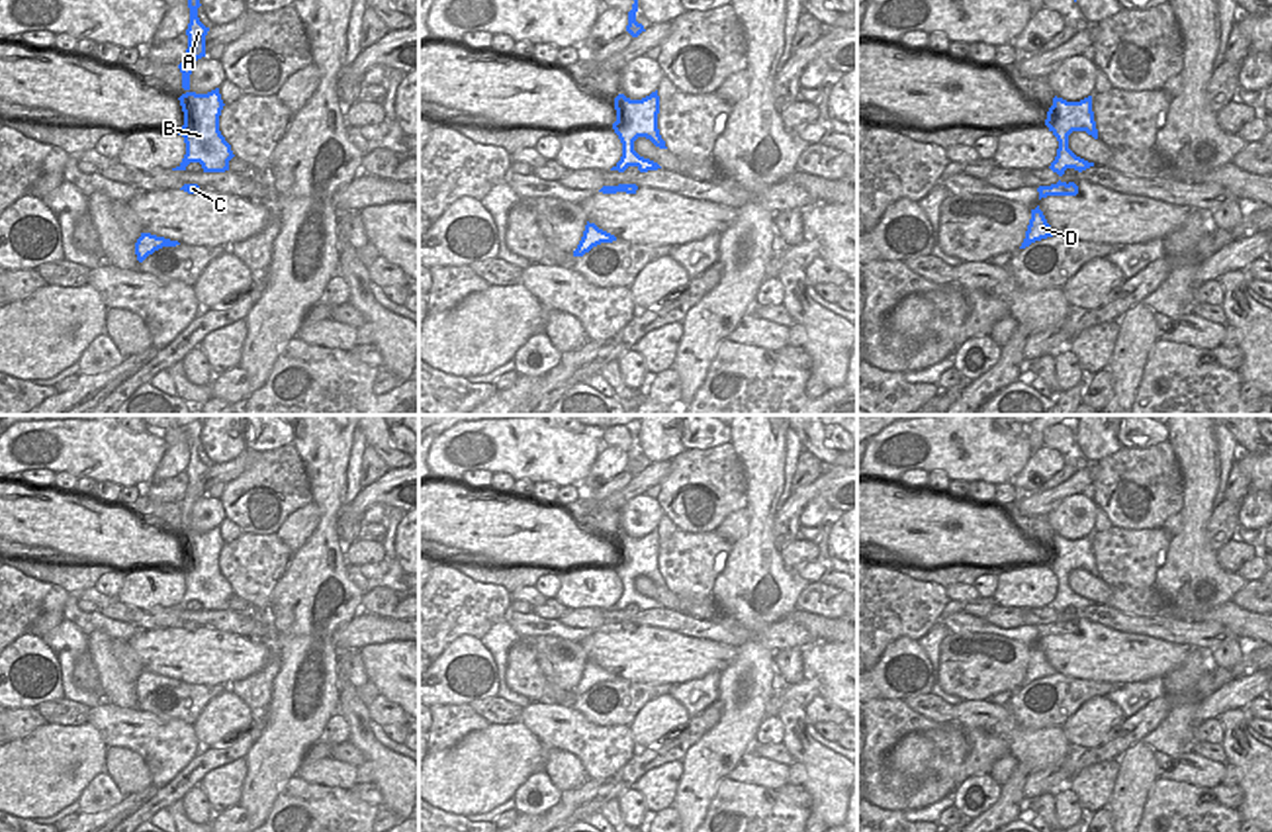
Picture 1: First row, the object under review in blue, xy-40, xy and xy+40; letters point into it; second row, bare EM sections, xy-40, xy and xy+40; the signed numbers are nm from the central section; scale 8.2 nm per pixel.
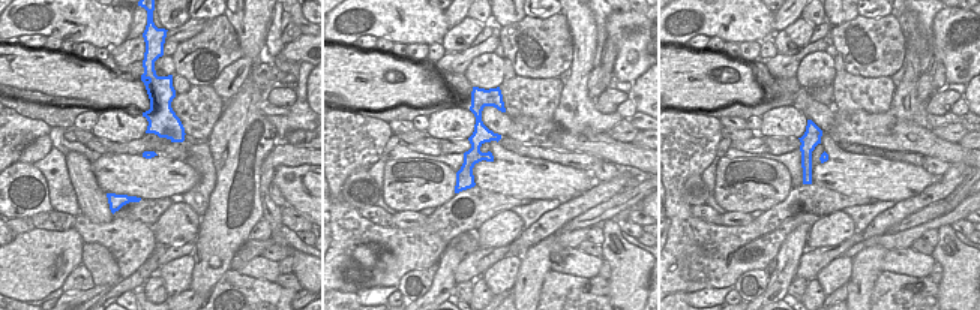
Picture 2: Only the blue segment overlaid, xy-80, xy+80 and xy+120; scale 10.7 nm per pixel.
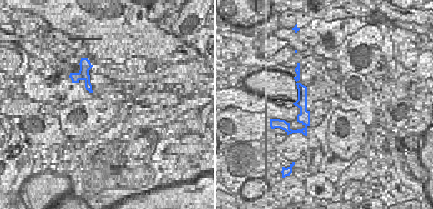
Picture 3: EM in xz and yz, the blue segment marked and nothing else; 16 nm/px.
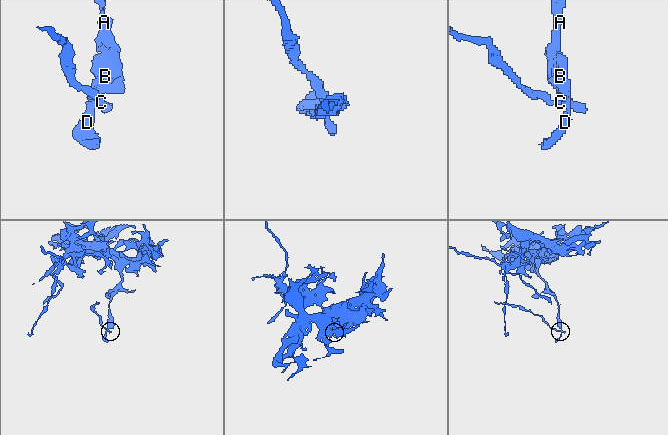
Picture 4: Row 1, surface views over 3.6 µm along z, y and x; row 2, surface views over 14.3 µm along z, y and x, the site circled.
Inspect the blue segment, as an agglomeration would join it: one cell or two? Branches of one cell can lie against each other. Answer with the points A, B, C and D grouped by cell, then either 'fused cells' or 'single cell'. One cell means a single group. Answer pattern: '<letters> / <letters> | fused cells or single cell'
A B D / C | fused cells

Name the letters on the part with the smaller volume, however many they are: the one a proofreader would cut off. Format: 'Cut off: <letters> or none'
Cut off: C

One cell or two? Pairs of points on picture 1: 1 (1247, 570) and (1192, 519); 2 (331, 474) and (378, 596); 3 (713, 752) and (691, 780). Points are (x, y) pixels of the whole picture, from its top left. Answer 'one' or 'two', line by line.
1: two
2: two
3: one

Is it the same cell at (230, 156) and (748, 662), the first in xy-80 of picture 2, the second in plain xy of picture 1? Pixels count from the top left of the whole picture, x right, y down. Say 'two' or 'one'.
one

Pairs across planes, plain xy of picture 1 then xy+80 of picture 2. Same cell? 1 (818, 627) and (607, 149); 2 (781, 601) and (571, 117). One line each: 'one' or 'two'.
1: one
2: one

